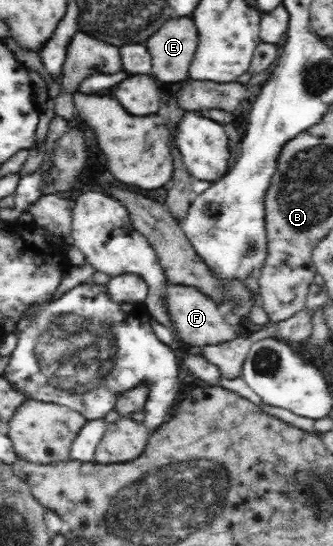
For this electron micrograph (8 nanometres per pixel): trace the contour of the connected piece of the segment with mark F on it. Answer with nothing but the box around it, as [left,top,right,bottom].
[163,285,243,348]

